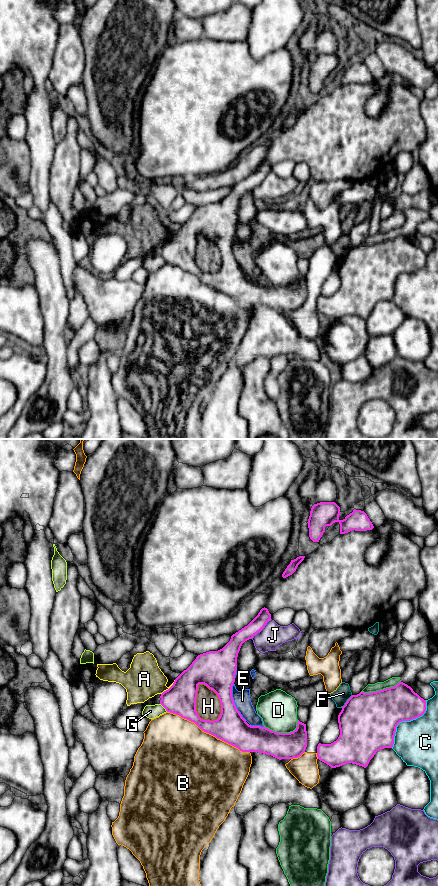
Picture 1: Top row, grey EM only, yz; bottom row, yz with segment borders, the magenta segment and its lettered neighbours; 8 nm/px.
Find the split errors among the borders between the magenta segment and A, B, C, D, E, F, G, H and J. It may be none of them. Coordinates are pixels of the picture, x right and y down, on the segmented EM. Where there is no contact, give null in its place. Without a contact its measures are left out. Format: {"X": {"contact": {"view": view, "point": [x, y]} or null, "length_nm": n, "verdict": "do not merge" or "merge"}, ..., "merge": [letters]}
{"A": {"contact": {"view": "yz", "point": [169, 688]}, "length_nm": 170, "verdict": "do not merge"}, "B": {"contact": {"view": "yz", "point": [208, 732]}, "length_nm": 750, "verdict": "do not merge"}, "C": {"contact": {"view": "yz", "point": [405, 720]}, "length_nm": 480, "verdict": "do not merge"}, "D": {"contact": {"view": "yz", "point": [283, 733]}, "length_nm": 280, "verdict": "do not merge"}, "E": {"contact": {"view": "yz", "point": [233, 702]}, "length_nm": 320, "verdict": "do not merge"}, "F": {"contact": {"view": "yz", "point": [346, 702]}, "length_nm": 140, "verdict": "do not merge"}, "G": {"contact": {"view": "yz", "point": [163, 706]}, "length_nm": 90, "verdict": "do not merge"}, "H": {"contact": {"view": "yz", "point": [219, 699]}, "length_nm": 340, "verdict": "do not merge"}, "J": {"contact": {"view": "yz", "point": [261, 629]}, "length_nm": 220, "verdict": "do not merge"}, "merge": []}

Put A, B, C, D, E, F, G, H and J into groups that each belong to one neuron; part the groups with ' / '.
A E H / B / C / D / F / G / J

